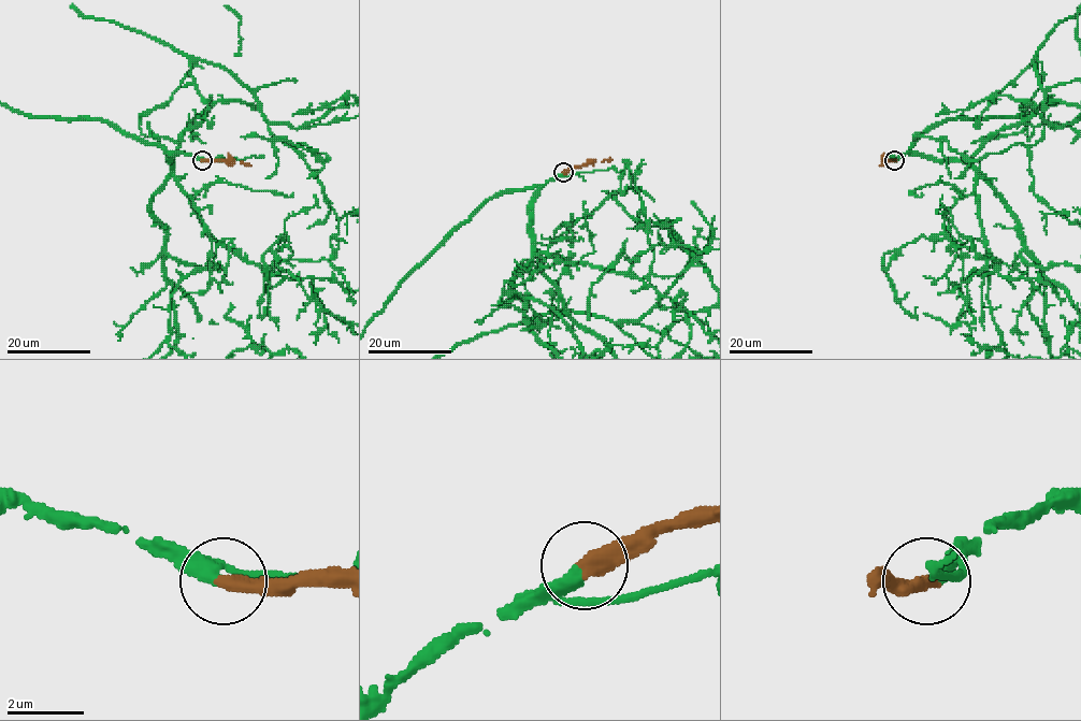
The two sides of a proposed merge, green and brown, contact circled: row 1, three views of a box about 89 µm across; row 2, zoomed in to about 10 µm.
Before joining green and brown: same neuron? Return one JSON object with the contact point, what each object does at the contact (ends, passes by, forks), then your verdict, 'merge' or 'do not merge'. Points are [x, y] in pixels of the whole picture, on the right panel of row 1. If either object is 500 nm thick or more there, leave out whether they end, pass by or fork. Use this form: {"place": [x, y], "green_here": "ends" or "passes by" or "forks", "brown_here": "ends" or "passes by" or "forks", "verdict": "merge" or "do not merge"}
{"place": [894, 160], "green_here": "passes by", "brown_here": "ends", "verdict": "merge"}

